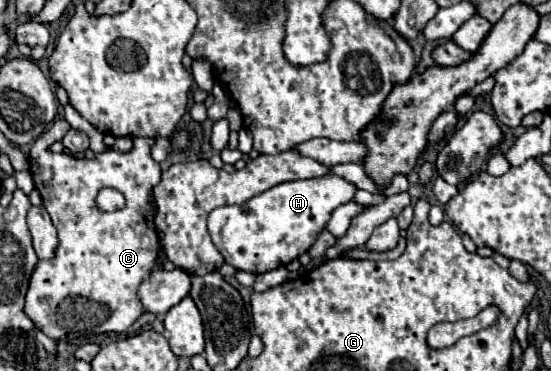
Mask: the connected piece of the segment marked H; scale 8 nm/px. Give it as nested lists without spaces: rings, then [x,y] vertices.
[[[337,175],[281,183],[243,205],[213,209],[207,219],[207,227],[211,227],[209,235],[227,265],[237,271],[267,273],[281,265],[285,267],[307,251],[315,243],[317,233],[327,225],[333,209],[351,201],[355,191],[351,183]]]

